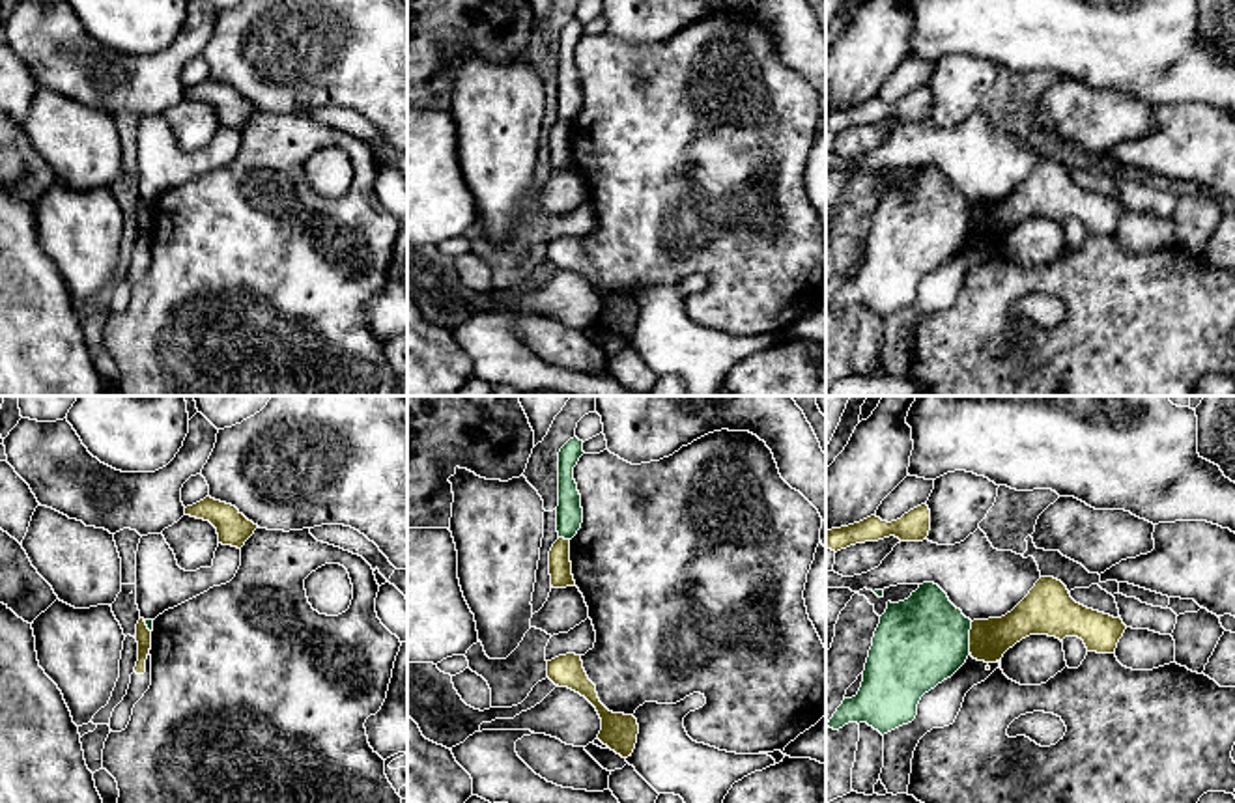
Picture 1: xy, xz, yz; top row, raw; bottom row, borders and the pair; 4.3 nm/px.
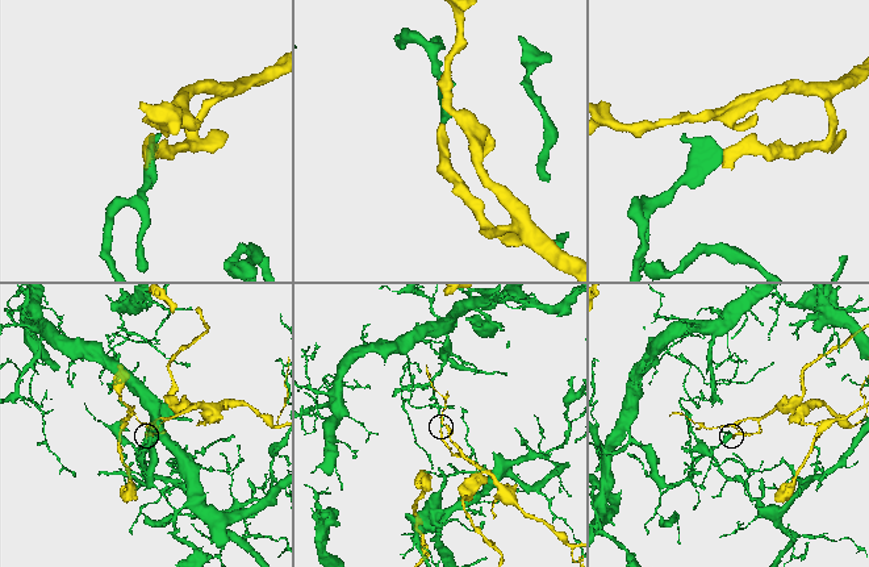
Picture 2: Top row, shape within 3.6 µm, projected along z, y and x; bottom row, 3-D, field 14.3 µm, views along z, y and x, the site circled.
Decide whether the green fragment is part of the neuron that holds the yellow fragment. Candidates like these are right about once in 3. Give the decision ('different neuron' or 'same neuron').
different neuron

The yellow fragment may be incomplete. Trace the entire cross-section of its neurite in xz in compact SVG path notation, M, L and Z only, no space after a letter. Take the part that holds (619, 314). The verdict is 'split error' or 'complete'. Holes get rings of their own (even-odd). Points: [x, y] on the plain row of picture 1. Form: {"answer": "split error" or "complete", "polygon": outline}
{"answer": "complete", "polygon": "M566 235L547 243L547 260L585 278L602 301L598 321L622 340L632 338L639 306L633 297L613 295L598 280L596 267L589 261L581 237Z"}

